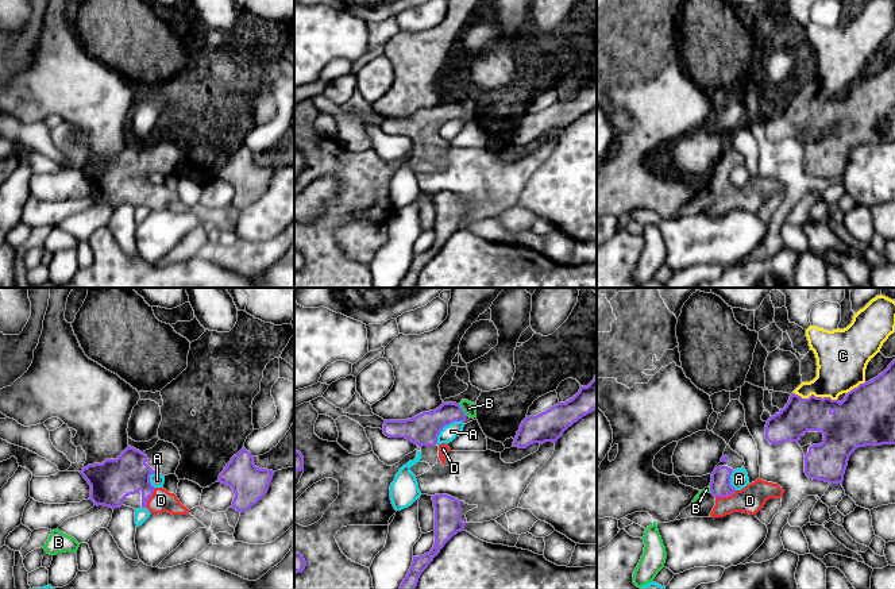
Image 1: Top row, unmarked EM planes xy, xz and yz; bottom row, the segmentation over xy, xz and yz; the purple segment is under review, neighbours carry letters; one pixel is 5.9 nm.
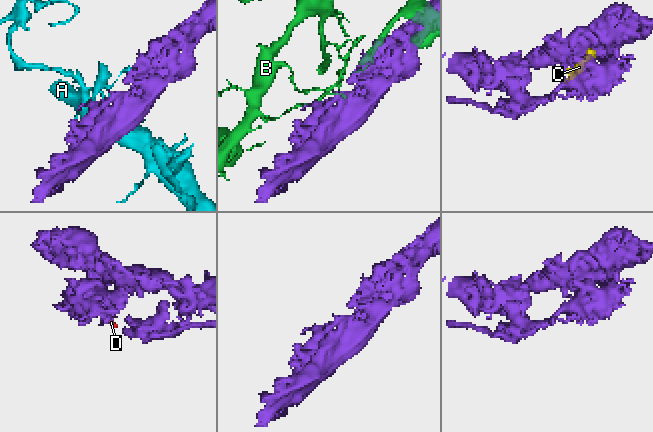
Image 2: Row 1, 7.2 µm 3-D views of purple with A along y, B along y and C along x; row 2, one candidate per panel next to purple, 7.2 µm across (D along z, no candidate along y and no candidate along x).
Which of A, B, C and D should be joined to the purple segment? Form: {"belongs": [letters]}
{"belongs": ["C", "D"]}

